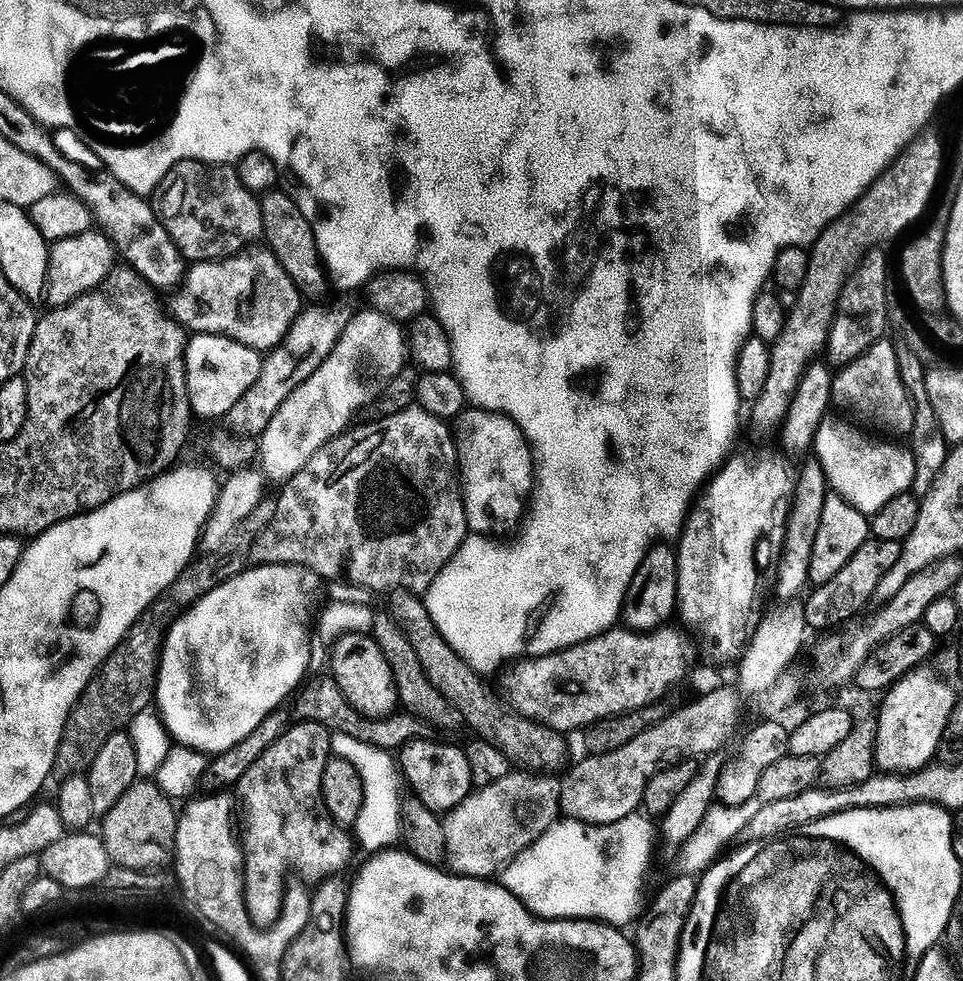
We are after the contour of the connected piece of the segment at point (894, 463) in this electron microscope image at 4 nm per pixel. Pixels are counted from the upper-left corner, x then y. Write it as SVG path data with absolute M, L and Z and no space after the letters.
M832 414L822 421L820 428L817 430L816 438L815 438L815 445L814 445L814 456L815 459L819 461L822 470L825 472L825 478L828 480L829 487L835 492L838 493L846 503L852 504L853 507L858 509L858 511L863 512L866 517L871 518L875 512L878 510L882 510L882 506L886 506L886 502L890 502L894 498L898 498L899 496L905 495L911 489L912 484L915 482L915 458L912 456L912 449L911 447L905 446L904 448L902 445L903 443L900 442L892 442L896 444L887 444L887 439L884 438L877 438L875 435L867 436L864 431L861 430L855 423L849 422L847 419L841 418L839 415Z

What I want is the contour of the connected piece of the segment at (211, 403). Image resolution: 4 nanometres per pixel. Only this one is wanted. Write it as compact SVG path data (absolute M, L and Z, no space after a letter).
M193 335L184 349L184 365L188 371L188 397L193 413L197 417L206 416L210 420L215 416L227 416L237 406L238 400L257 382L261 363L261 353L242 346L229 336Z

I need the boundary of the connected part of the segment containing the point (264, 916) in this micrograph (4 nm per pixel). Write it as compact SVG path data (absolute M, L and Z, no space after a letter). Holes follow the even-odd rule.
M298 722L289 727L284 736L270 747L259 759L254 772L256 778L239 783L238 791L252 796L252 809L259 826L259 841L254 843L252 872L248 872L248 880L252 880L252 888L248 888L248 896L252 896L252 916L260 920L260 924L268 924L272 916L276 916L276 908L280 908L280 880L284 880L284 868L288 864L296 864L296 868L304 868L304 876L312 876L317 886L335 877L352 860L354 840L347 831L341 830L324 805L322 794L322 774L326 774L326 766L333 759L333 733L319 722ZM276 812L276 834L268 836L272 824L270 818Z

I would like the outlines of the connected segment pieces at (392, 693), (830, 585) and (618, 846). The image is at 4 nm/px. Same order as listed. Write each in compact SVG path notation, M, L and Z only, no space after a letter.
M362 632L341 635L336 643L331 645L330 652L332 652L331 679L339 686L353 708L357 708L363 716L368 716L372 720L382 720L397 711L398 697L390 662L386 662L386 654L382 654L382 650L371 635Z
M869 538L865 544L834 578L824 585L817 587L813 596L806 600L805 618L808 620L809 629L836 628L847 620L852 620L867 604L871 605L875 598L875 590L882 578L890 574L894 566L902 558L904 545L898 542L882 542Z
M633 814L622 818L622 822L614 822L613 824L589 824L575 818L561 819L545 833L535 837L524 848L526 849L524 853L521 851L519 855L507 863L502 872L502 877L504 876L504 880L502 880L503 887L516 895L528 907L528 911L533 916L539 916L545 920L599 920L613 926L625 926L624 924L631 922L640 904L640 891L644 888L644 875L647 874L648 863L652 860L652 843L658 840L657 829L655 827L652 829L651 823L653 824L653 821L644 814Z

